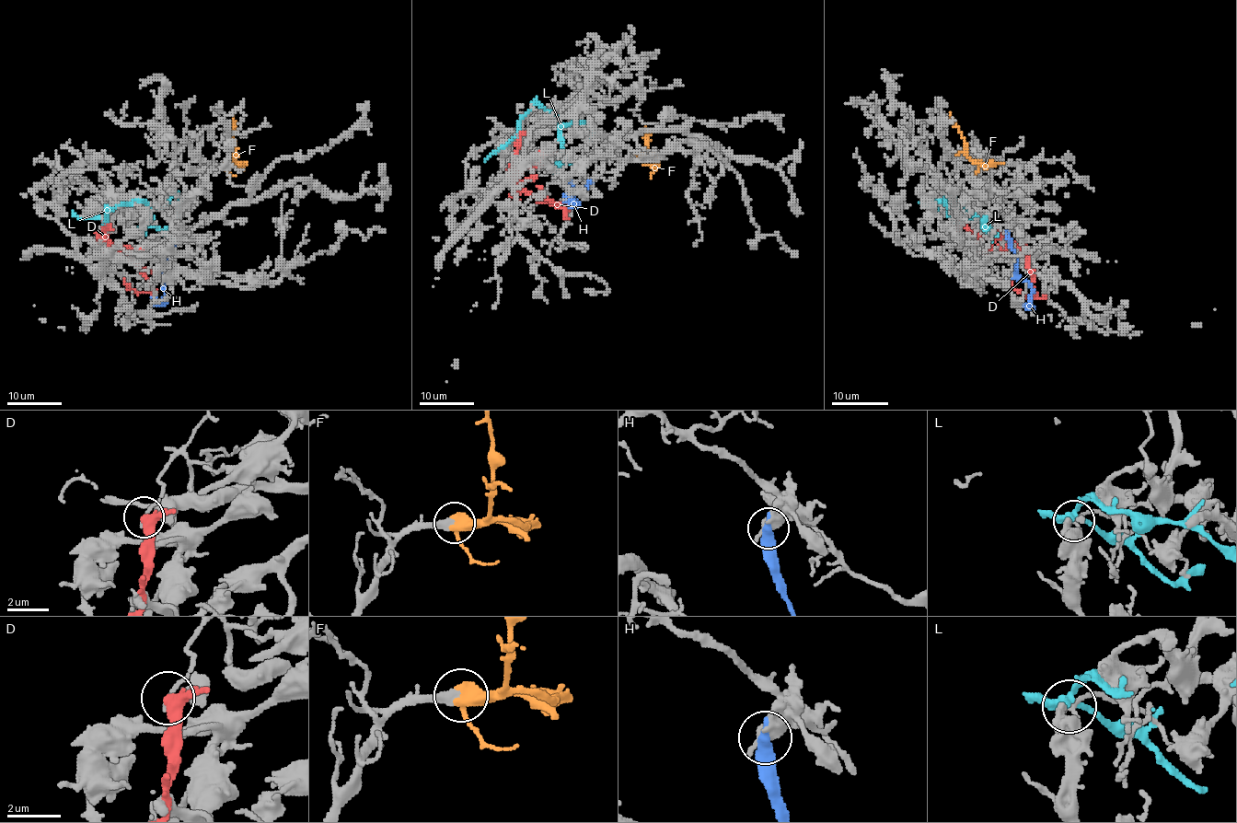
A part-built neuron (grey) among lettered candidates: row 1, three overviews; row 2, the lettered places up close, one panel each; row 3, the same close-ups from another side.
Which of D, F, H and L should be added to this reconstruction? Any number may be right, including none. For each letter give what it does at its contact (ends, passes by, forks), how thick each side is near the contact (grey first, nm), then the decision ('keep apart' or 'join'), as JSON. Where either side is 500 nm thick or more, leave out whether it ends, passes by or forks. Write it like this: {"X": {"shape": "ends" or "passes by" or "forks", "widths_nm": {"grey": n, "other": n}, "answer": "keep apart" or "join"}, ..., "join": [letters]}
{"D": {"shape": "passes by", "widths_nm": {"grey": 160, "other": 340}, "answer": "keep apart"}, "F": {"shape": "passes by", "widths_nm": {"grey": 320, "other": 400}, "answer": "join"}, "H": {"widths_nm": {"grey": 750, "other": 460}, "answer": "keep apart"}, "L": {"shape": "forks", "widths_nm": {"grey": 150, "other": 200}, "answer": "keep apart"}, "join": ["F"]}

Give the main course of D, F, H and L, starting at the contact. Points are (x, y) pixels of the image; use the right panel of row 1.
D: (959, 221), (980, 236), (1007, 237), (1026, 255), (1032, 281), (1031, 293), (1026, 296), (1017, 292), (1011, 282)
F: (978, 162), (967, 155), (965, 138), (949, 112)
H: (1008, 229), (1010, 247), (1015, 257), (1015, 273), (1031, 286), (1032, 295), (1026, 305), (1021, 300)
L: (930, 205), (933, 200), (947, 205), (962, 205), (988, 228), (993, 241)

